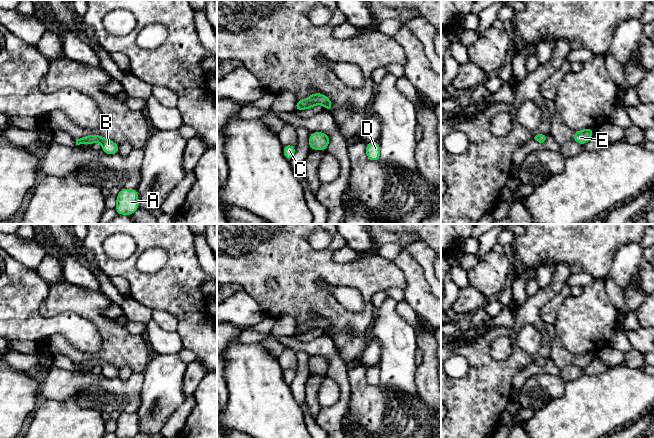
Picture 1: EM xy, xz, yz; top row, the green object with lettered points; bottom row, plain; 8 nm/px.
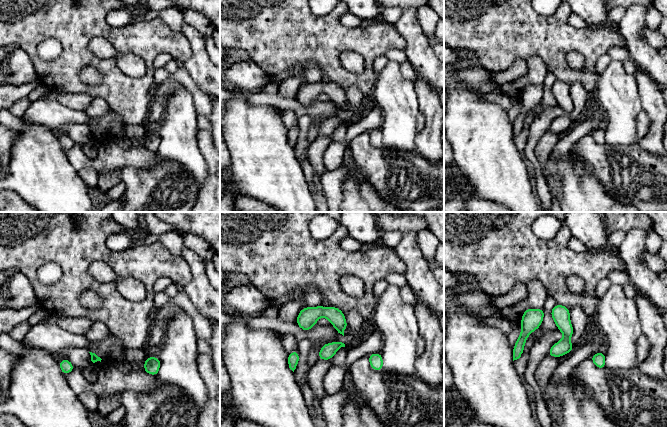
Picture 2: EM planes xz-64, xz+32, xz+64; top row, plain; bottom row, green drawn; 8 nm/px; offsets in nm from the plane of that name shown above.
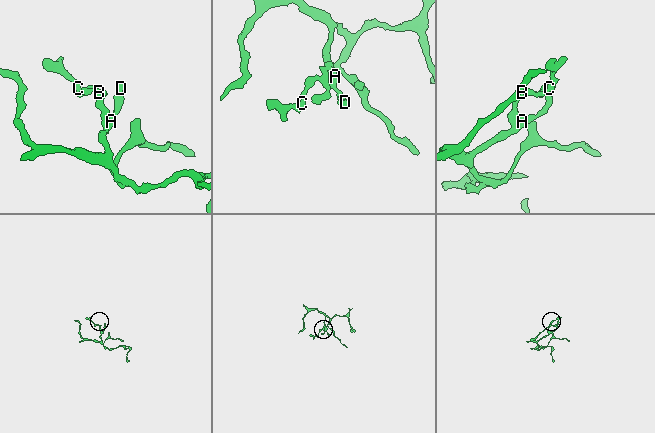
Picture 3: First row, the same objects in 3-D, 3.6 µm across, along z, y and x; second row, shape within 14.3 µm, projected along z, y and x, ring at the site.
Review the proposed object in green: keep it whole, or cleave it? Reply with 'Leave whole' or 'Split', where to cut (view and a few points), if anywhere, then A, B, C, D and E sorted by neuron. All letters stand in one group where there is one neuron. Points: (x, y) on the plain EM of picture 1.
Leave whole. No split. Groups: A B C D E

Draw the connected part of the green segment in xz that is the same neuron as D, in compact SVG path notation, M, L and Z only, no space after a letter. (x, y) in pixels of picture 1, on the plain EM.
M378 365L366 367L366 380L370 385L380 384L380 368Z

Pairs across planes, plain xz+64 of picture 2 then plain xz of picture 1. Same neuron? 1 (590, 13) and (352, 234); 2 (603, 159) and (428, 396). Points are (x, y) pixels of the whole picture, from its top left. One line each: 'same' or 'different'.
1: same
2: different

